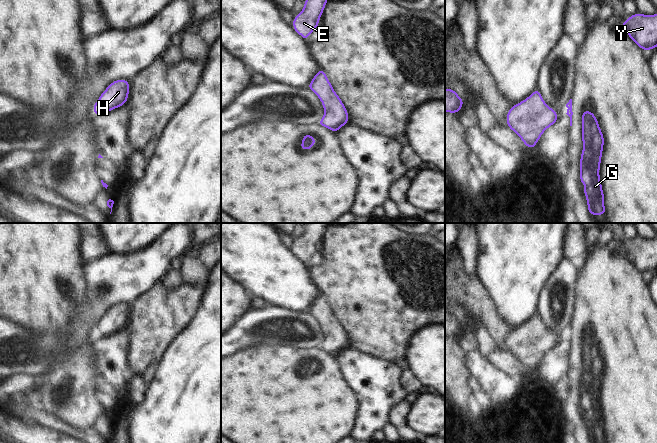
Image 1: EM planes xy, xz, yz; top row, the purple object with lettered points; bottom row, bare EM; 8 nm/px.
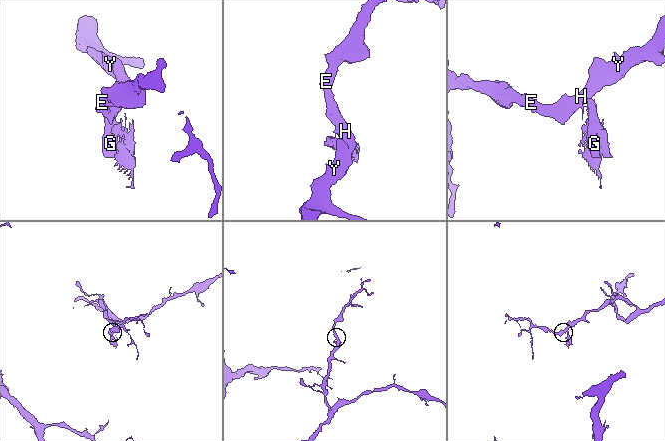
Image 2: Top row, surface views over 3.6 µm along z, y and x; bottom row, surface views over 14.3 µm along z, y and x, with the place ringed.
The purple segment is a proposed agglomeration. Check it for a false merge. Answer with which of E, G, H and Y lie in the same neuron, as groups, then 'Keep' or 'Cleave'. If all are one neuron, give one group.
Groups: E H Y / G. Cleave.

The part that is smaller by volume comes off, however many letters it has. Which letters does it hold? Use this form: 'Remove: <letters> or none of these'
Remove: G.

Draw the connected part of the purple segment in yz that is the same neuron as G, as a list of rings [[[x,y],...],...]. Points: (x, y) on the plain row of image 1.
[[[590,334],[583,336],[581,342],[584,371],[580,382],[580,405],[586,410],[583,415],[588,424],[589,438],[605,439],[604,417],[599,400],[604,360],[596,340]]]

